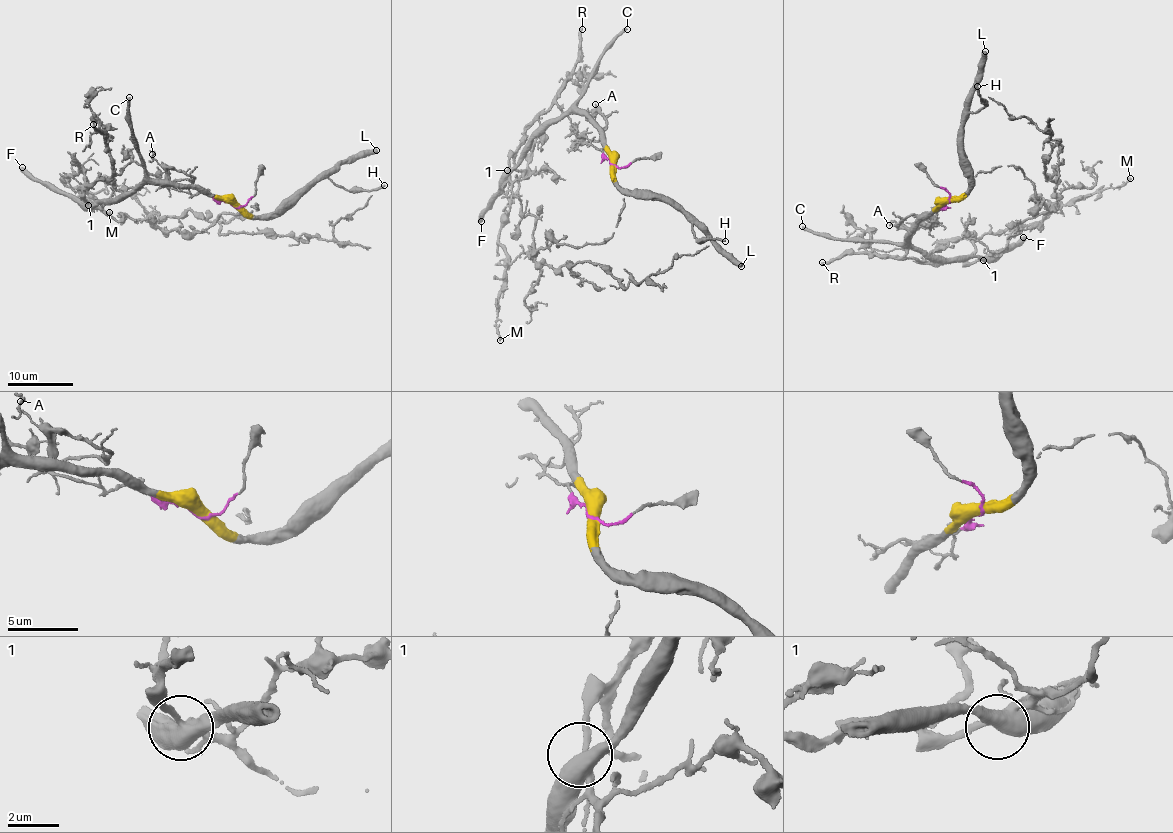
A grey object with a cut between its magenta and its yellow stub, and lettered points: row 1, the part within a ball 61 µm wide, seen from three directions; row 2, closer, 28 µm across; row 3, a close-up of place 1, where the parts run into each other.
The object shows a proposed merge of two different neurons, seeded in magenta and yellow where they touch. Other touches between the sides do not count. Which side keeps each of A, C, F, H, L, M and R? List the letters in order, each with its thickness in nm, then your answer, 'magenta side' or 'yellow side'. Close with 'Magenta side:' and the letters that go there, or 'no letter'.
A: 140 nm | magenta side
C: 340 nm | yellow side
F: 460 nm | yellow side
H: 240 nm | yellow side
L: 550 nm | yellow side
M: 240 nm | magenta side
R: 280 nm | magenta side
Magenta side: A, M, R

